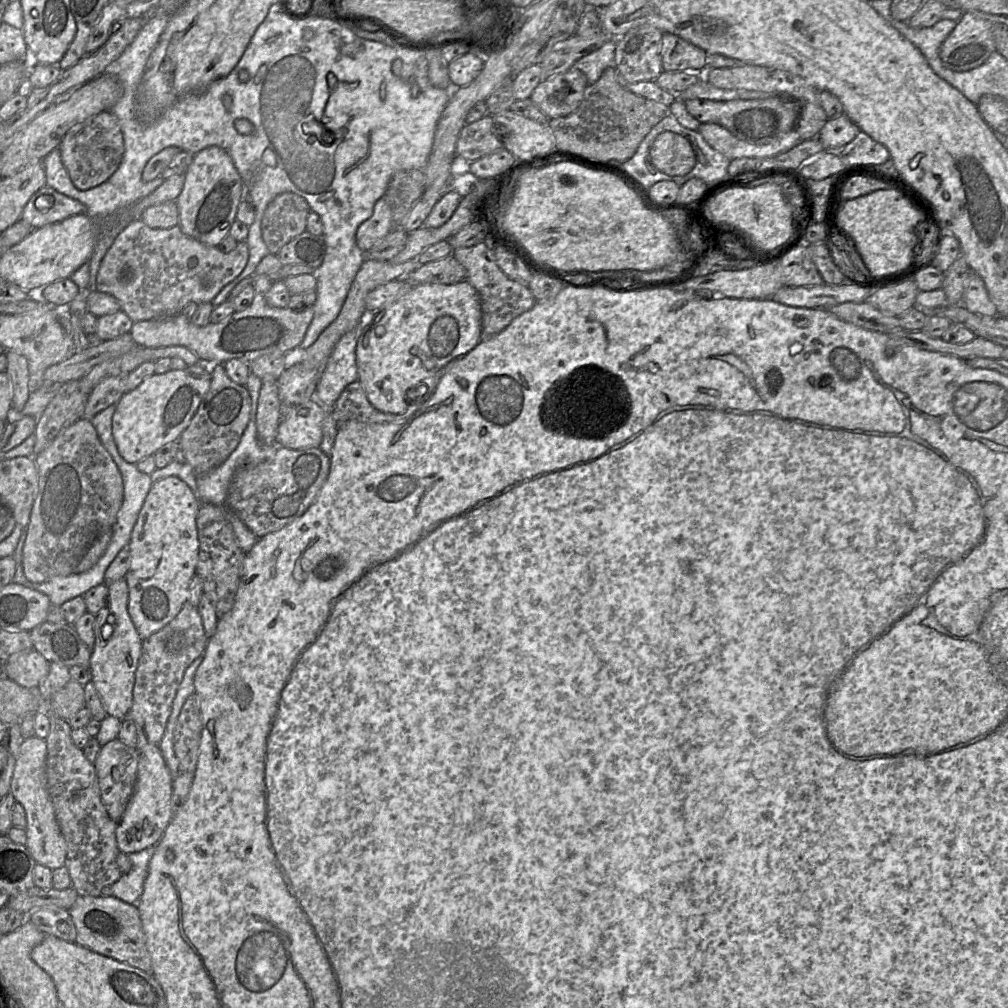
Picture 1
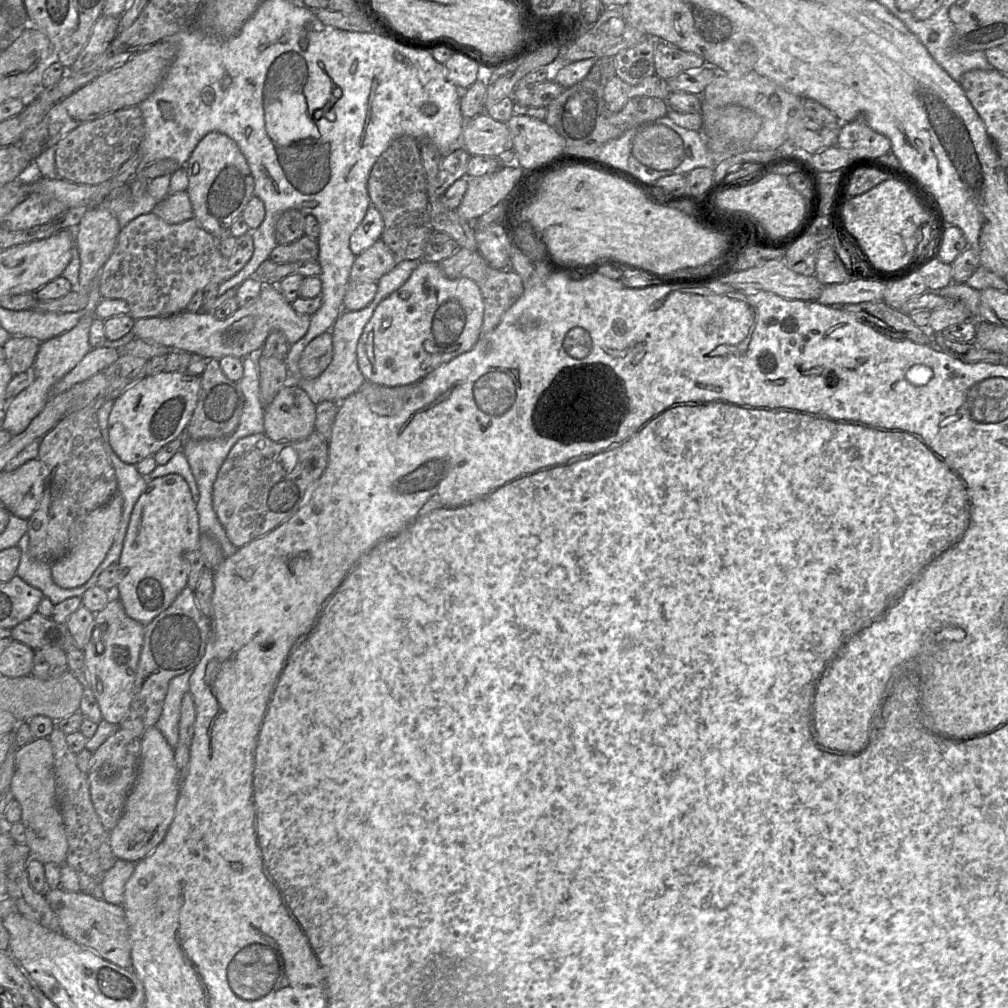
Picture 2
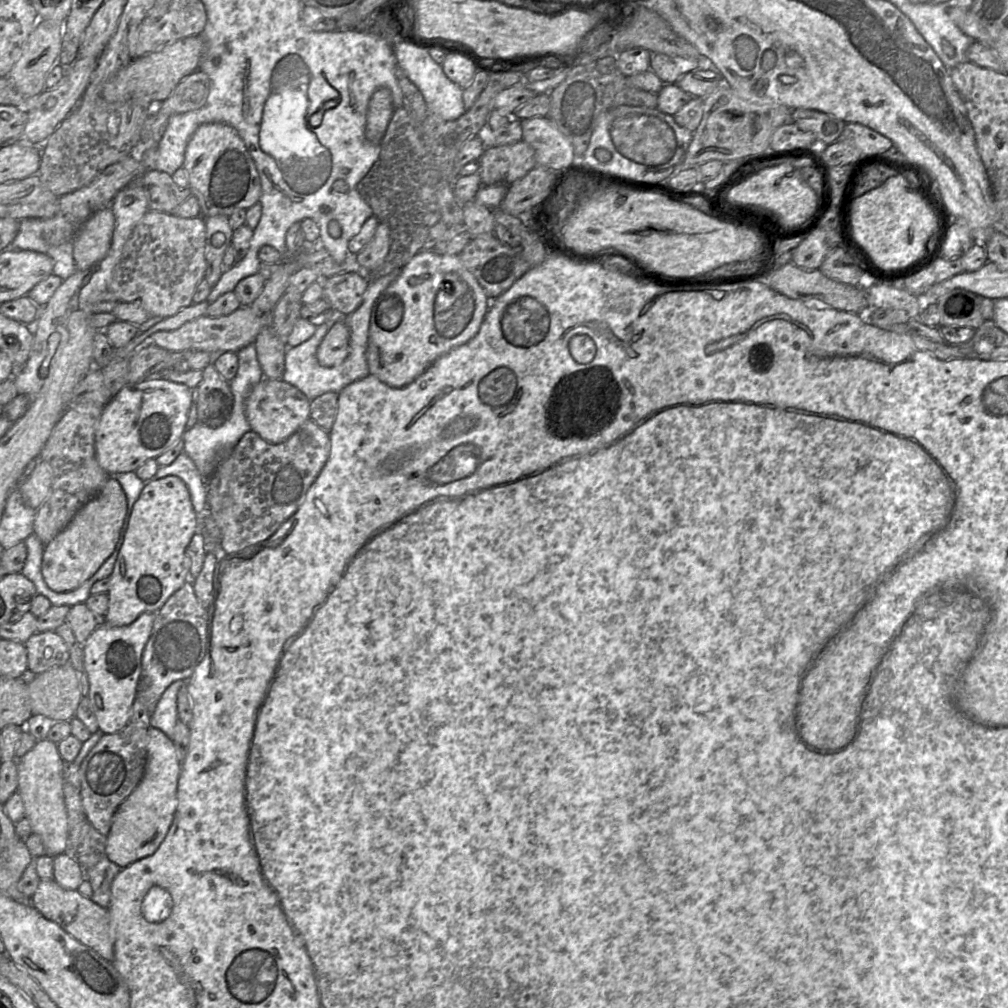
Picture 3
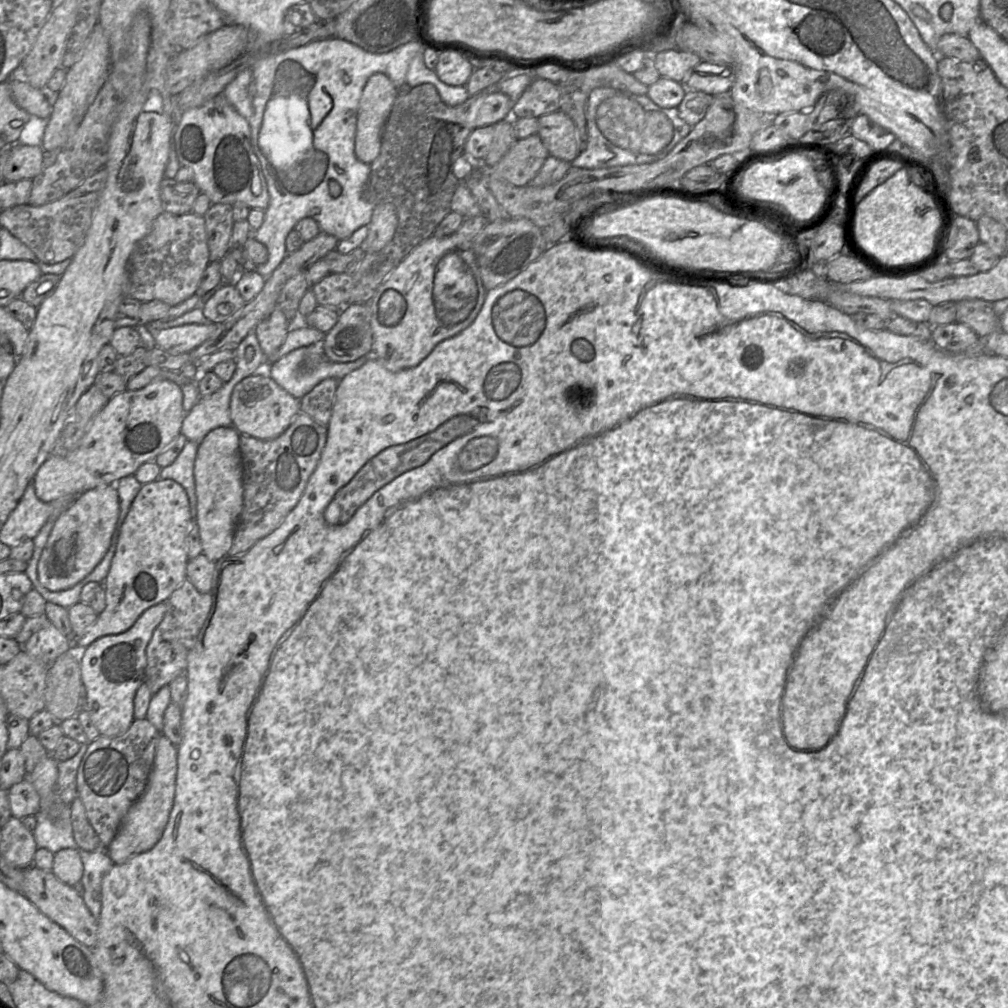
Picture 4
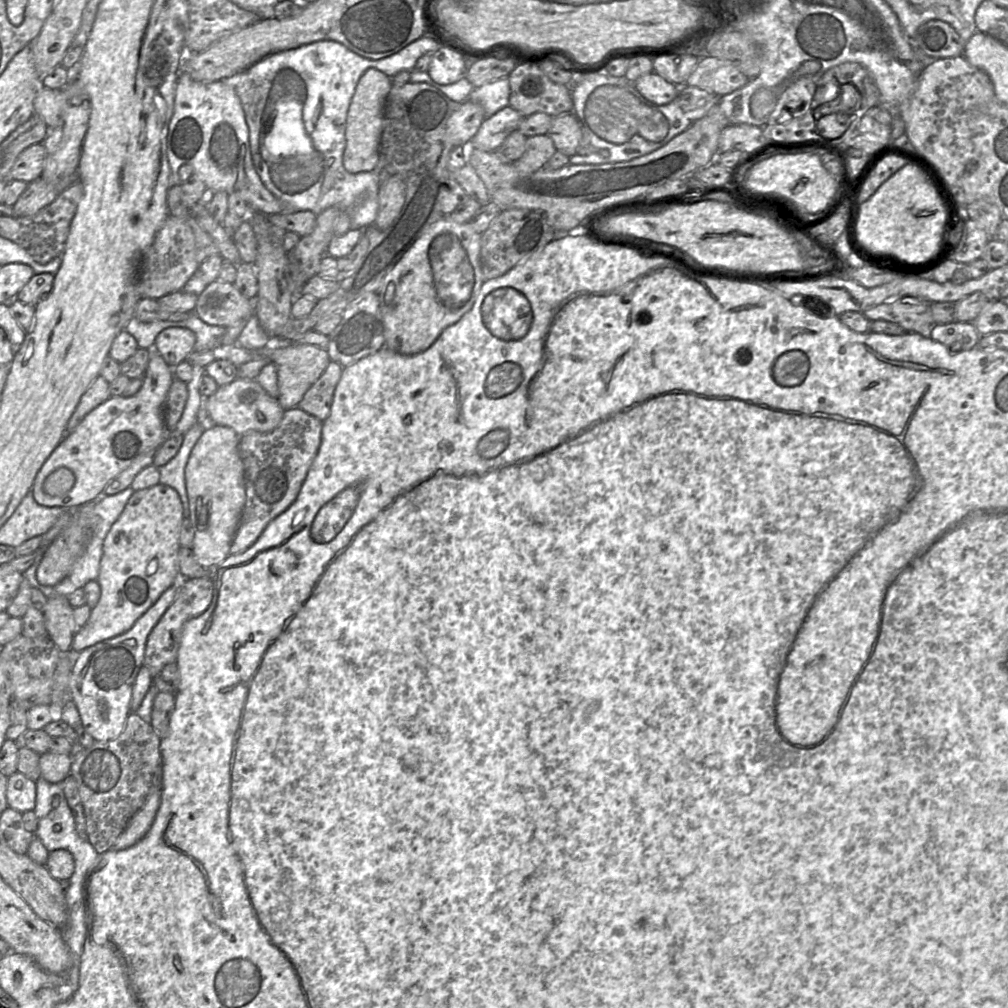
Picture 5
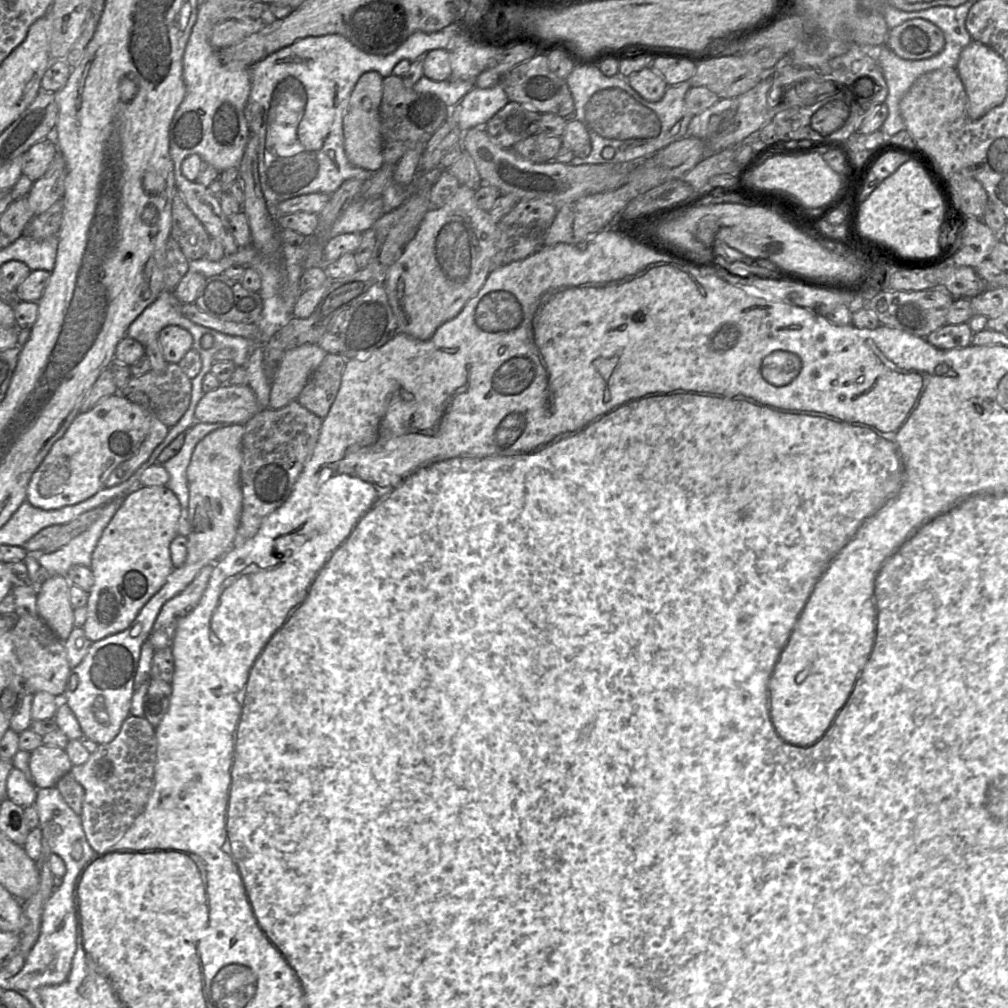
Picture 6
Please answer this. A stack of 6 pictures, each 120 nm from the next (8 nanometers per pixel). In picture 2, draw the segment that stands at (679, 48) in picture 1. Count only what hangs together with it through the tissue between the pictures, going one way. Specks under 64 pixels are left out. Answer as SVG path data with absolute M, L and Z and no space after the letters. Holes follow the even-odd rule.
M656 41L655 75L669 80L681 72L703 68L705 60L663 41Z

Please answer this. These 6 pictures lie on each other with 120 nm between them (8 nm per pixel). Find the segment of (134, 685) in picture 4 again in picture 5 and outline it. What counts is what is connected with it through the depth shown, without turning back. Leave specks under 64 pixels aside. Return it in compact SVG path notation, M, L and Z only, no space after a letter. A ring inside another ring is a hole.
M178 582L168 588L159 599L136 620L131 629L121 635L98 642L76 653L76 661L70 679L70 700L75 703L79 711L83 727L96 741L111 741L118 738L123 732L128 715L131 713L130 702L132 690L139 670L144 663L148 636L173 603L177 591Z

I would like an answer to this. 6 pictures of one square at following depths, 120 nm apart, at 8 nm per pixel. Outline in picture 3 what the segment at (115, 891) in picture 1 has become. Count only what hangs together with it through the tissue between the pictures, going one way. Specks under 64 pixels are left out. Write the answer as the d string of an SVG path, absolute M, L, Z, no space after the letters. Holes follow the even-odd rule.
M103 858L98 864L85 871L85 878L90 881L92 887L91 900L108 909L111 901L111 885L114 878L121 871L121 867L109 860Z

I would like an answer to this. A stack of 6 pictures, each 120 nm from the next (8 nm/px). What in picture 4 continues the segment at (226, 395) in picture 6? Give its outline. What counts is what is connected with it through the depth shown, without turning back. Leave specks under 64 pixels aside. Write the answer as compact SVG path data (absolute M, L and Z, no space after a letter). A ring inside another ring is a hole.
M267 372L243 378L233 388L229 403L232 426L239 434L262 440L280 436L301 413L300 401L278 385Z

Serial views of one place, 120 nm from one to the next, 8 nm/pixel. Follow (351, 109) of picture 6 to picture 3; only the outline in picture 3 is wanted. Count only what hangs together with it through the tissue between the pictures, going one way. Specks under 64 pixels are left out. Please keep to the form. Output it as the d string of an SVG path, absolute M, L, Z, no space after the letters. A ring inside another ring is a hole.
M379 88L368 103L366 116L366 137L381 144L394 113L393 99L388 88Z

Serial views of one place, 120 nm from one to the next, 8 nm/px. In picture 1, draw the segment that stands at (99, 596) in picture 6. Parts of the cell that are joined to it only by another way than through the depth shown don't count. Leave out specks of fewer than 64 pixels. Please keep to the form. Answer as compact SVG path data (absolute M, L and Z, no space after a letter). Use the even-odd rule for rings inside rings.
M177 476L152 483L128 543L130 565L125 575L129 588L128 612L142 639L168 624L188 601L190 583L199 558L197 514L200 500Z

